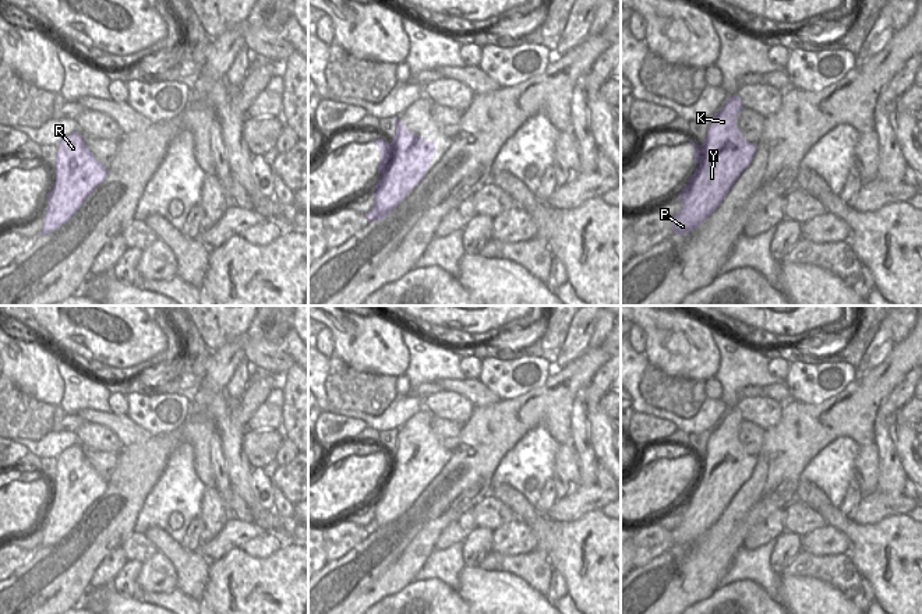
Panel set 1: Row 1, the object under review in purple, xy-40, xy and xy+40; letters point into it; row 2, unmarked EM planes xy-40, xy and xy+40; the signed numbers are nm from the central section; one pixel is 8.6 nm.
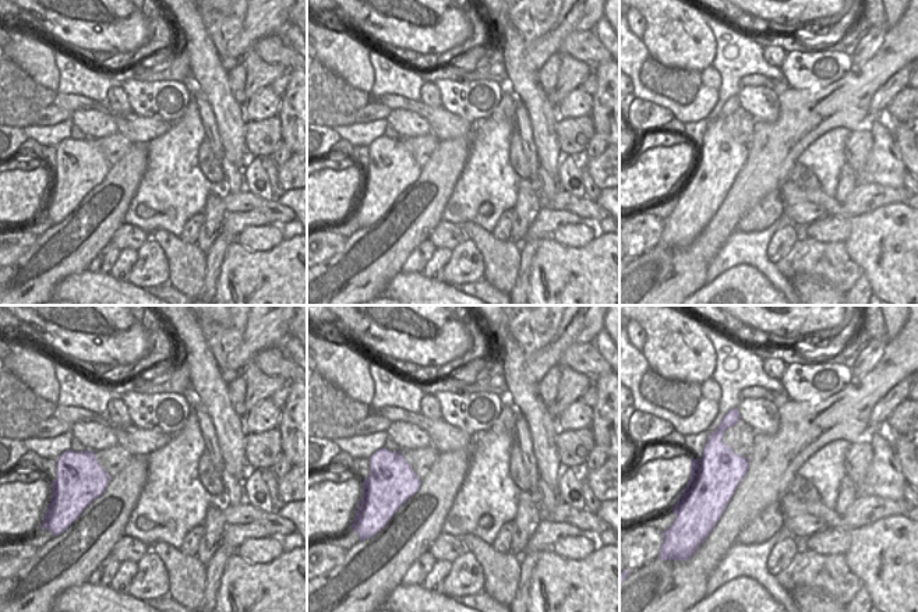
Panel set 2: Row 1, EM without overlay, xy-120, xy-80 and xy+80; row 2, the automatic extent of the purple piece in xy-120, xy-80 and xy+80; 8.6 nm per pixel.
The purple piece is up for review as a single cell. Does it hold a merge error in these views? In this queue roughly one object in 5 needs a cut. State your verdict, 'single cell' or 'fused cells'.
single cell

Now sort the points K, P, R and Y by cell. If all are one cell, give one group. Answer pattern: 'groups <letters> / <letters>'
groups K P R Y

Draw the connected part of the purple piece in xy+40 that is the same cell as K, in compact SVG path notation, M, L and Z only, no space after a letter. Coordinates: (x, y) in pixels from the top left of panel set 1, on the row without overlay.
M738 407L730 409L713 428L703 456L697 459L689 452L697 479L678 507L682 521L672 530L674 547L688 547L700 539L752 476L756 456L748 455L736 441L742 420Z

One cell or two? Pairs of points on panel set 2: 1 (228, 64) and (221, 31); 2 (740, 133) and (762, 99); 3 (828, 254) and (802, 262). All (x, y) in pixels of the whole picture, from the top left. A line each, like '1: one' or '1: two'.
1: one
2: one
3: one

